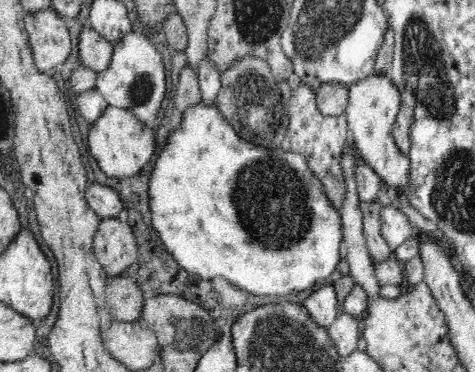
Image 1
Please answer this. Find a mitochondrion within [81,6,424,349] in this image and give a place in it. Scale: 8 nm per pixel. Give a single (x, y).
(271, 200)

